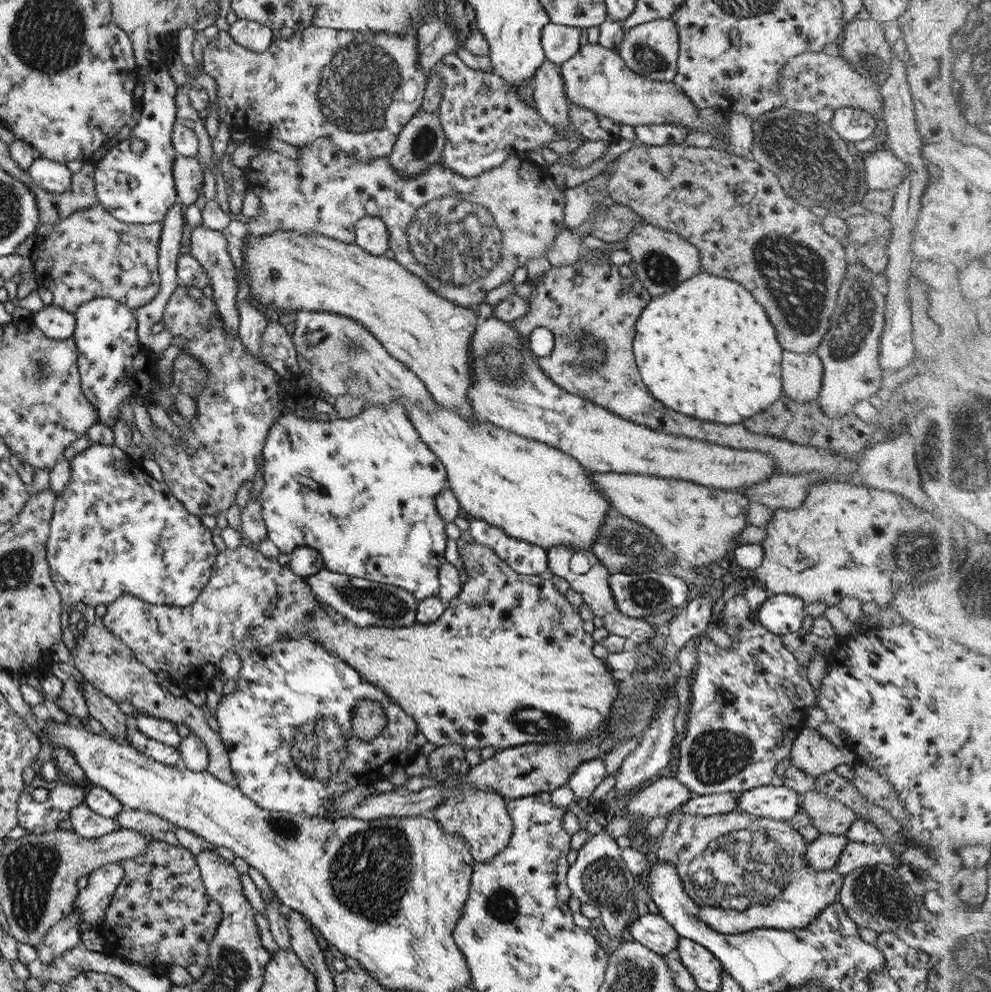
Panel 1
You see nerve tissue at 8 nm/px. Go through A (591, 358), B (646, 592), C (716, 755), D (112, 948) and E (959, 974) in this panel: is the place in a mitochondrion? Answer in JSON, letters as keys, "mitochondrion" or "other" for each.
{"A":"mitochondrion","B":"mitochondrion","C":"mitochondrion","D":"other","E":"mitochondrion"}

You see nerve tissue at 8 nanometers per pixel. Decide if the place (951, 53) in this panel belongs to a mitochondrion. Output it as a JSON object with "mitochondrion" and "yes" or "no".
{"mitochondrion":"yes"}

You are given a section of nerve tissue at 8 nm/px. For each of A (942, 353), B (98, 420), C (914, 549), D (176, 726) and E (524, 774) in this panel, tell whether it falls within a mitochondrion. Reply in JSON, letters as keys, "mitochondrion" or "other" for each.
{"A":"other","B":"other","C":"mitochondrion","D":"other","E":"other"}

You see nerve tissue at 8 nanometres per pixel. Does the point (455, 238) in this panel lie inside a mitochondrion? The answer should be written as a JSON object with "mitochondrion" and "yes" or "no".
{"mitochondrion":"yes"}

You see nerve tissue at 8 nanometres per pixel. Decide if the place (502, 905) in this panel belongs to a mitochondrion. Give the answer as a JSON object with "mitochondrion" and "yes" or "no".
{"mitochondrion":"yes"}

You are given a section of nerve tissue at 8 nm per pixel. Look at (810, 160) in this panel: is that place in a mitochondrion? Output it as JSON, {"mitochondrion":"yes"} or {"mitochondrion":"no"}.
{"mitochondrion":"yes"}

